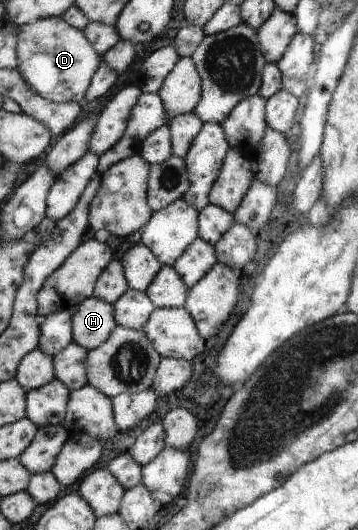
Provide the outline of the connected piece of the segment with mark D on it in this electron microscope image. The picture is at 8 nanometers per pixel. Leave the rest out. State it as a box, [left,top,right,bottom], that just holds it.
[19,17,103,103]

